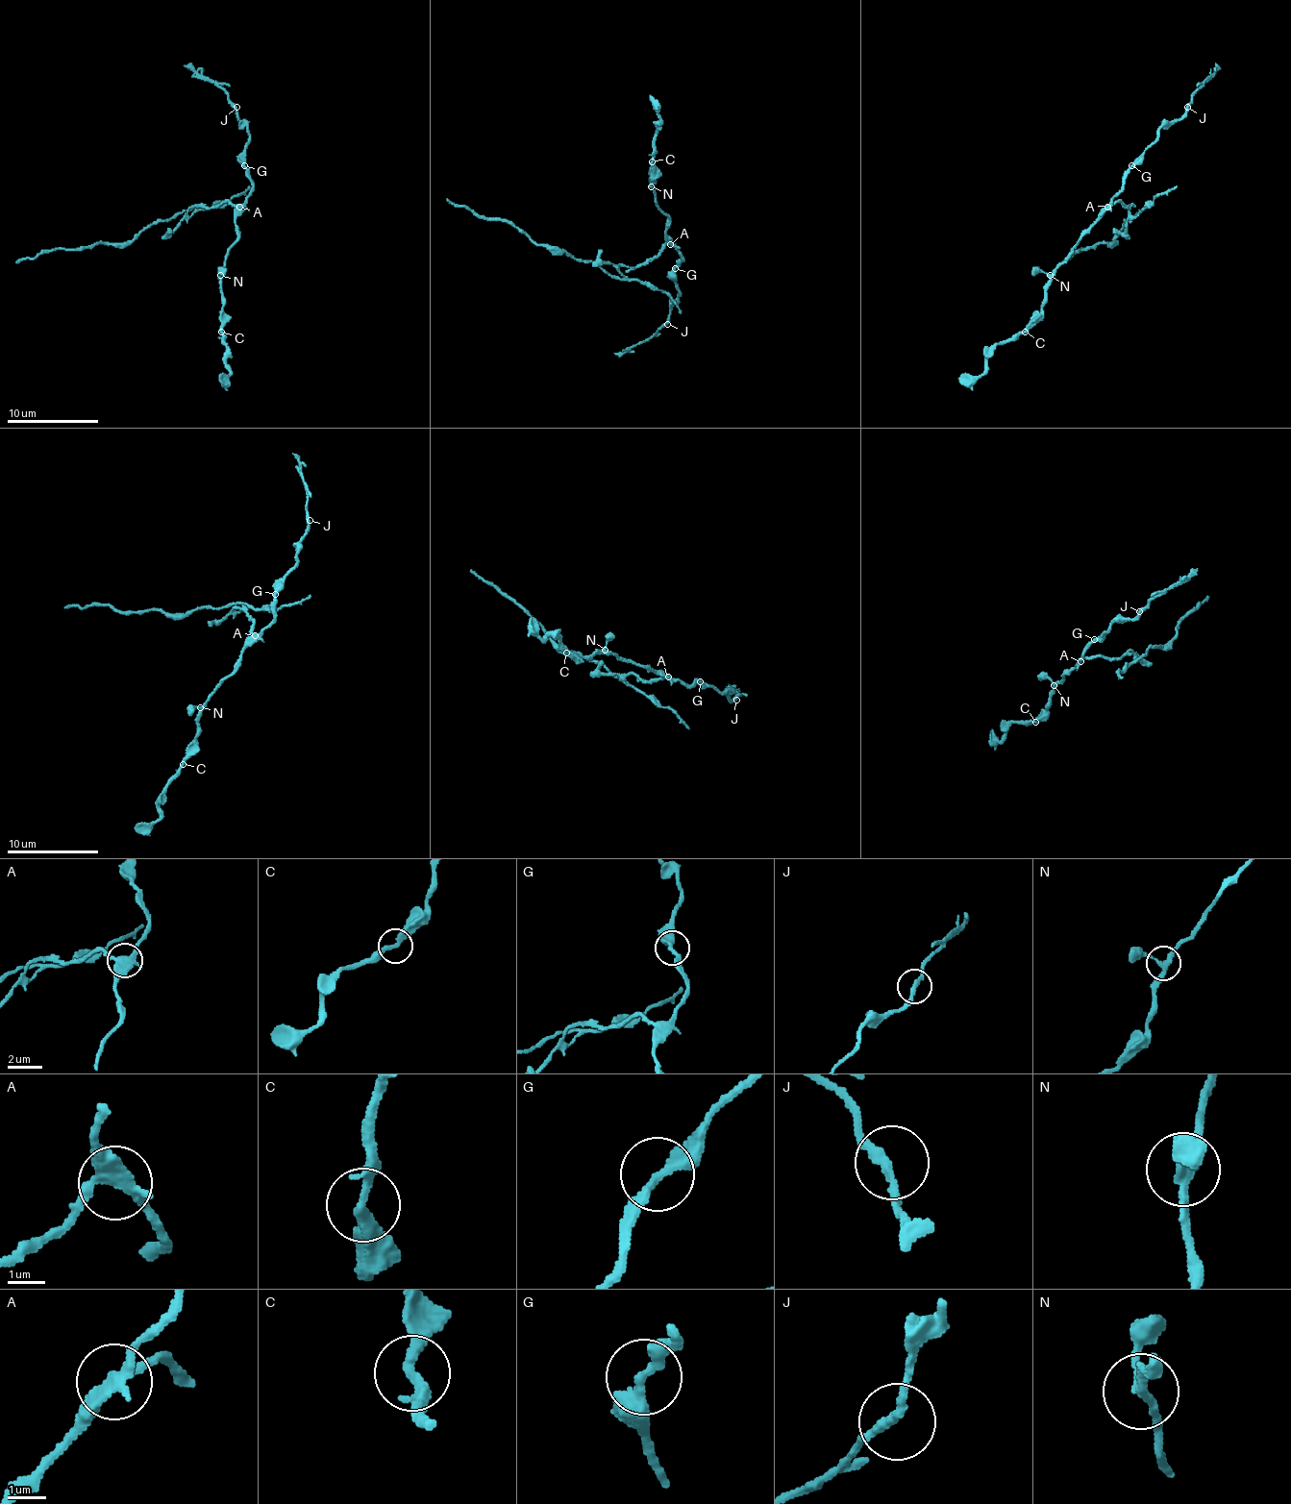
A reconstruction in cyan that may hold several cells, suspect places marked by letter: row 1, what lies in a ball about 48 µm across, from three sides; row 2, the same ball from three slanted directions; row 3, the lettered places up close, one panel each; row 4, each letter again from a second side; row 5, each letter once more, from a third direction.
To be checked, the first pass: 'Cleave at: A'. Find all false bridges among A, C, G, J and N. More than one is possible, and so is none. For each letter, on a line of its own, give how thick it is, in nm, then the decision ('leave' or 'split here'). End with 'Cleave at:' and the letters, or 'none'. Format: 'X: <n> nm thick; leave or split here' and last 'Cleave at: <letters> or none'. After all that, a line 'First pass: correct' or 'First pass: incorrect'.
A: 320 nm thick; split here
C: 240 nm thick; leave
G: 280 nm thick; leave
J: 240 nm thick; leave
N: 200 nm thick; leave
Cleave at: A
First pass: correct

